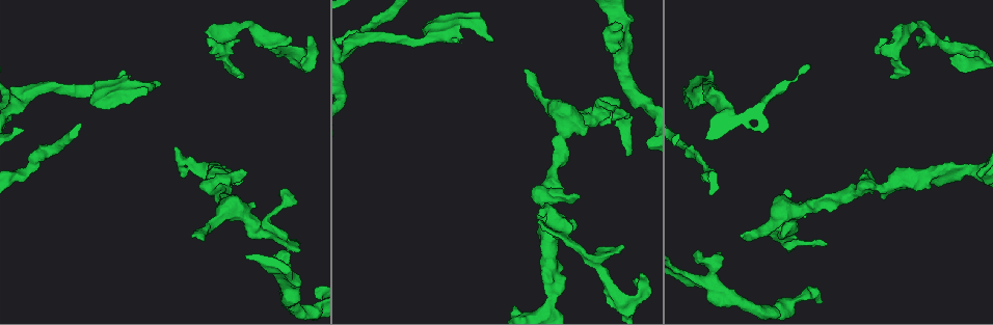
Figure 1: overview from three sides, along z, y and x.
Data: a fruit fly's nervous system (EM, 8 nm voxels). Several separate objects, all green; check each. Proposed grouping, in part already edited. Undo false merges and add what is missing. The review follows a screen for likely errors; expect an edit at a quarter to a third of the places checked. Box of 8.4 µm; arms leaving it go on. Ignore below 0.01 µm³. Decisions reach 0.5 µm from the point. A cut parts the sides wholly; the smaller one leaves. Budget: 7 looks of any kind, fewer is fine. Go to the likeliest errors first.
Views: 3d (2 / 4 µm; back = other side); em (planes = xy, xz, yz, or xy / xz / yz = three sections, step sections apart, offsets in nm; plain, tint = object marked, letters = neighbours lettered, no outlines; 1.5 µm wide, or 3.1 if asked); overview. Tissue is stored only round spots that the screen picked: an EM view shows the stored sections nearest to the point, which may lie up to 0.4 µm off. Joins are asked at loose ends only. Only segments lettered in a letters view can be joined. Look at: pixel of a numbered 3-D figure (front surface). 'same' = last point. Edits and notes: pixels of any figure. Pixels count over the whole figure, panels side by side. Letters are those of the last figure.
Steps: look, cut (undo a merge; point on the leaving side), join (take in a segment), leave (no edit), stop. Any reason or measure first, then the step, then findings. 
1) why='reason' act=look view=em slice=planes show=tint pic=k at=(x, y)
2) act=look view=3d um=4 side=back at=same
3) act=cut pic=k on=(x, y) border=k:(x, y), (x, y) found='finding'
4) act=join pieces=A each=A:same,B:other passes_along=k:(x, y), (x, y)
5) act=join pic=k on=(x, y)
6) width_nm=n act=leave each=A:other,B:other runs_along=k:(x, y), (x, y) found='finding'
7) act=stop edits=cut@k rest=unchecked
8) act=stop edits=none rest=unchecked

why='thin end' act=look view=3d um=4 pic=1 at=(282, 193)

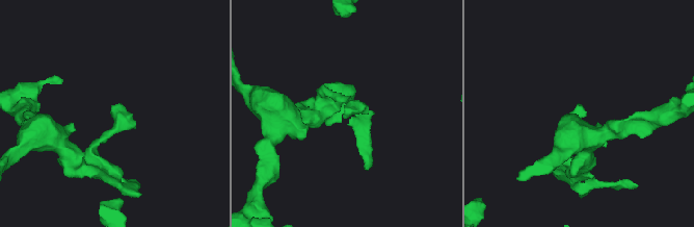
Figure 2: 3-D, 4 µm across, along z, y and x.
act=look view=em slice=xz step=4 show=letters pic=2 at=(114, 108)

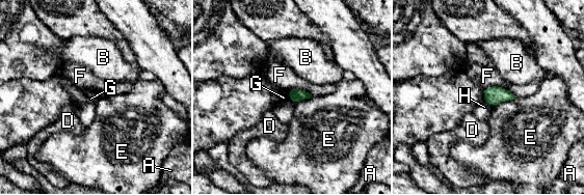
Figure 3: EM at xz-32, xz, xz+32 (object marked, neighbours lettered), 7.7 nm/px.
longest_contact=F:280nm act=leave each=A:other,B:other,D:other,E:other,F:other,G:other,H:other found='none of them fits'

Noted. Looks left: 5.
why='an open end' act=look view=3d um=2 pic=1 at=(460, 37)

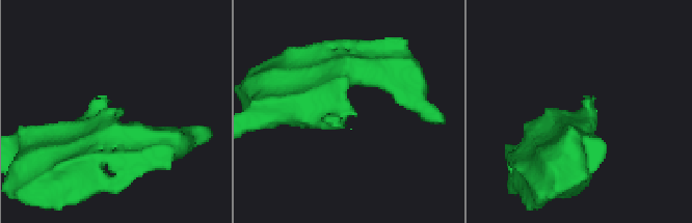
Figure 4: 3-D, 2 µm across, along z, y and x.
act=look view=em slice=planes show=plain pic=4 at=(119, 111)

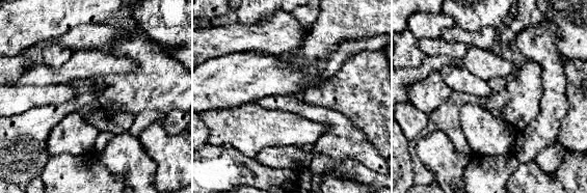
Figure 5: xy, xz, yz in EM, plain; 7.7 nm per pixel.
why='see the neighbours' act=look view=em slice=planes show=letters at=same

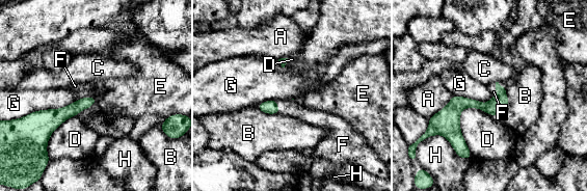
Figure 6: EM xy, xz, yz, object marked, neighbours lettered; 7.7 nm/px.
longest_contact=G:600nm act=join pieces=F each=A:other,B:other,C:other,D:other,E:other,F:same,G:other,H:other found='the neuron continues'

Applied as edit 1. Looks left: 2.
why='branch stops here' act=look view=3d um=4 pic=1 at=(209, 37)

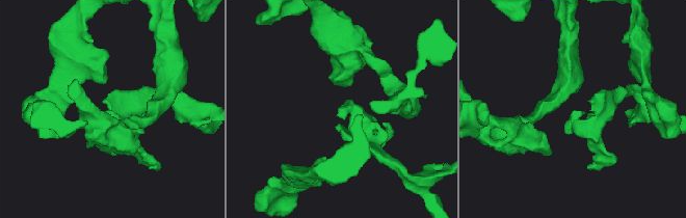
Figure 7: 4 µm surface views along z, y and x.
arm_widths_nm=170,220 act=look view=em slice=planes show=letters pic=7 at=(340, 115)

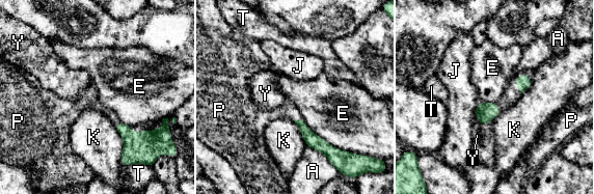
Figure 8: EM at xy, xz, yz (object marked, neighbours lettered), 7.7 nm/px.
longest_contact=E:380nm act=join pieces=P each=A:other,E:other,J:other,K:other,P:same,T:other,Y:other found='it goes on there'

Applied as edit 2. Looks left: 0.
act=stop edits=join@6,join@8 rest=unchecked

